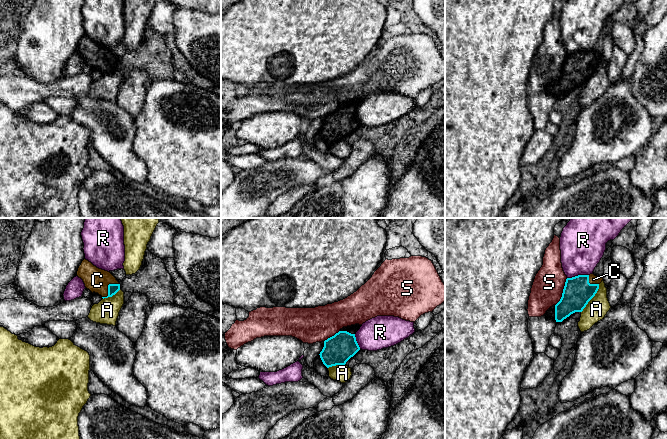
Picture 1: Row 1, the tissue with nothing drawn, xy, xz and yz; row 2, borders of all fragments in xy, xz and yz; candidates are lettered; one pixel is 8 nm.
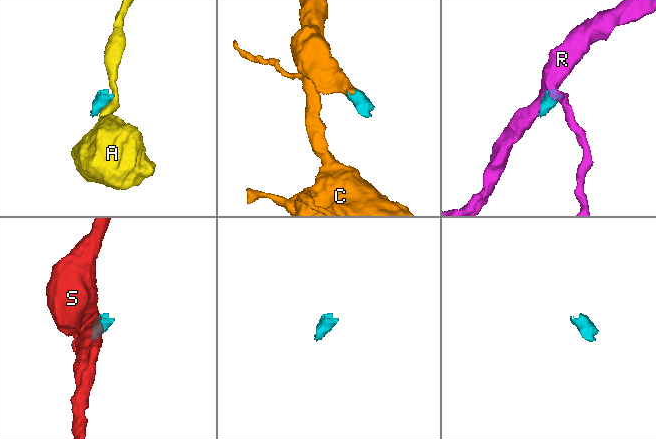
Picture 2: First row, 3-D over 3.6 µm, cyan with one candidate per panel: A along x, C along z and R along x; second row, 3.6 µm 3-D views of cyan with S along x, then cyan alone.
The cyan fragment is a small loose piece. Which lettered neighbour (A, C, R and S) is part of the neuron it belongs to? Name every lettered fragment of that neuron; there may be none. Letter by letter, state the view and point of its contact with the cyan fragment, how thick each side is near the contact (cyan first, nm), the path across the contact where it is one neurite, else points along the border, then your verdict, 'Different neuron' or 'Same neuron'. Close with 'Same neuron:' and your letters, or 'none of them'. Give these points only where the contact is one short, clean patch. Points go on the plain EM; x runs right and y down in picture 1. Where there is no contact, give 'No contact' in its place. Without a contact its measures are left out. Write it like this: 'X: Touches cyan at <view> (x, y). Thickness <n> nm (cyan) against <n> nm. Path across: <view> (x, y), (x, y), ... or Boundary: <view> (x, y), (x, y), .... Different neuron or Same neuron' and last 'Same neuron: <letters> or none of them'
A: Touches cyan at yz (592, 73). Thickness 240 nm (cyan) against 170 nm. Boundary: yz (599, 60), (597, 68), (581, 88). Different neuron
C: Touches cyan at xy (108, 64). Thickness 80 nm (cyan) against 190 nm. Path across: xy (112, 64), (108, 64), (97, 56). Same neuron
R: Touches cyan at yz (578, 51). Thickness 240 nm (cyan) against 360 nm. Different neuron
S: Touches cyan at yz (563, 68). Thickness 240 nm (cyan) against 240 nm. Boundary: yz (567, 54), (562, 72), (555, 81). Different neuron
Same neuron: C

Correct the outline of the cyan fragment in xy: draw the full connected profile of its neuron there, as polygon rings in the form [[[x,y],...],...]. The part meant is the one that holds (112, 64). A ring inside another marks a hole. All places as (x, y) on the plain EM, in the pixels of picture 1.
[[[84,35],[79,42],[77,52],[83,56],[87,65],[89,65],[92,69],[98,69],[103,75],[112,73],[120,66],[119,58],[110,48],[97,44],[86,35]]]

